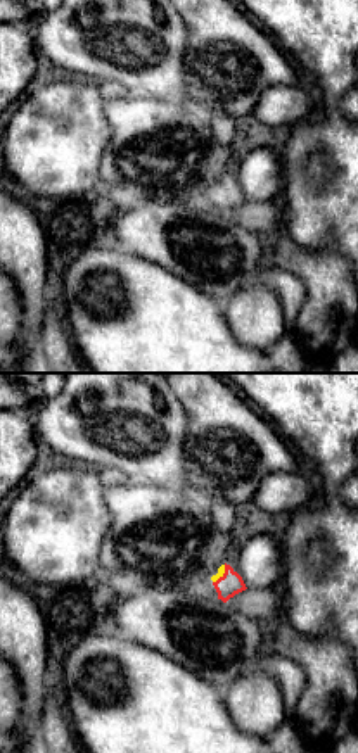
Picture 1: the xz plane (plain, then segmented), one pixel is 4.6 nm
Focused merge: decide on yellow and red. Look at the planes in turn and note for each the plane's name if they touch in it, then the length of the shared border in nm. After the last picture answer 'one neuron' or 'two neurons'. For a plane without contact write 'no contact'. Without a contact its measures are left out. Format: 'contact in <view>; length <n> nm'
contact in xz; length 110 nm

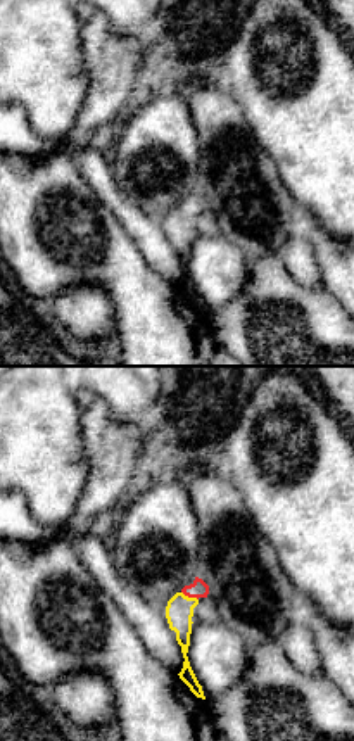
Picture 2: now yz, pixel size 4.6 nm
contact in yz; length 90 nm

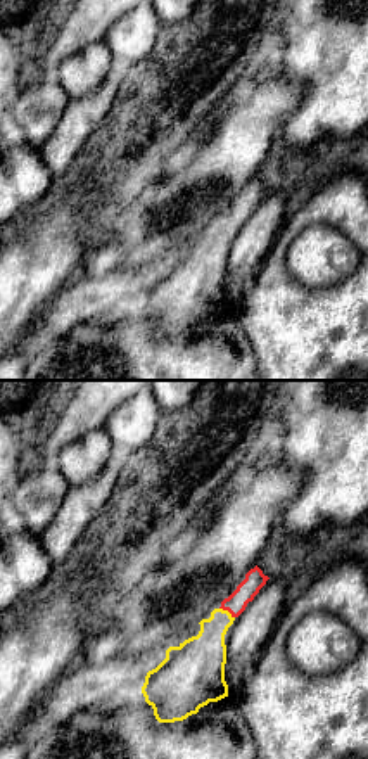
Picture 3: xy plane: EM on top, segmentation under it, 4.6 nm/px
contact in xy; length 90 nm

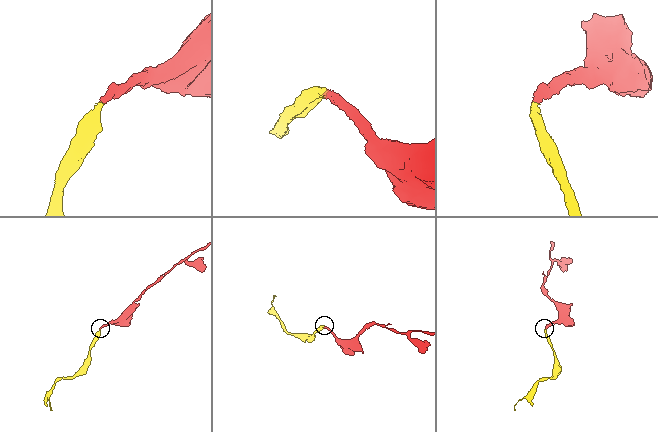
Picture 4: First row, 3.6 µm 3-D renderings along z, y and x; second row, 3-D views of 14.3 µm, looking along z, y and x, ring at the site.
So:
one neuron

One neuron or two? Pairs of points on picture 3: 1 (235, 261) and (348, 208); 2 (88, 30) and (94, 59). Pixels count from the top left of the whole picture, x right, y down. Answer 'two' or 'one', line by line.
1: two
2: two

